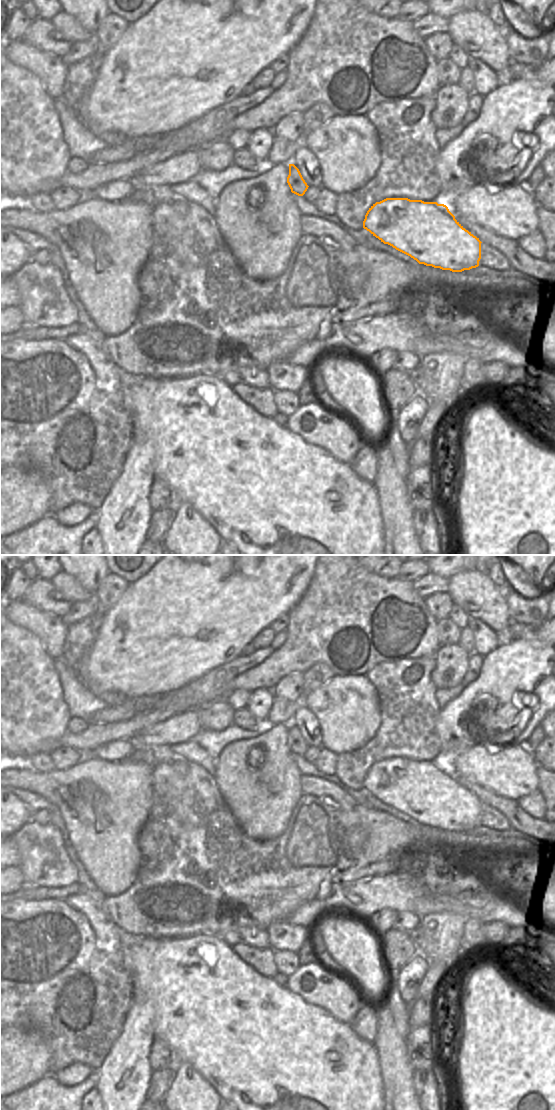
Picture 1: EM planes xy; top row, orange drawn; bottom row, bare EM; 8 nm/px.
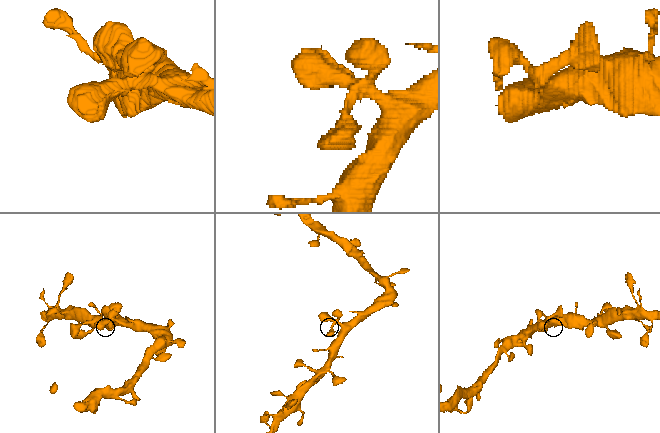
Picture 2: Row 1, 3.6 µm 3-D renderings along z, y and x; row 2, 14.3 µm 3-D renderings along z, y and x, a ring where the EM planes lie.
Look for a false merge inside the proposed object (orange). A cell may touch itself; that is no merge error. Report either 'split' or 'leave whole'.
leave whole

